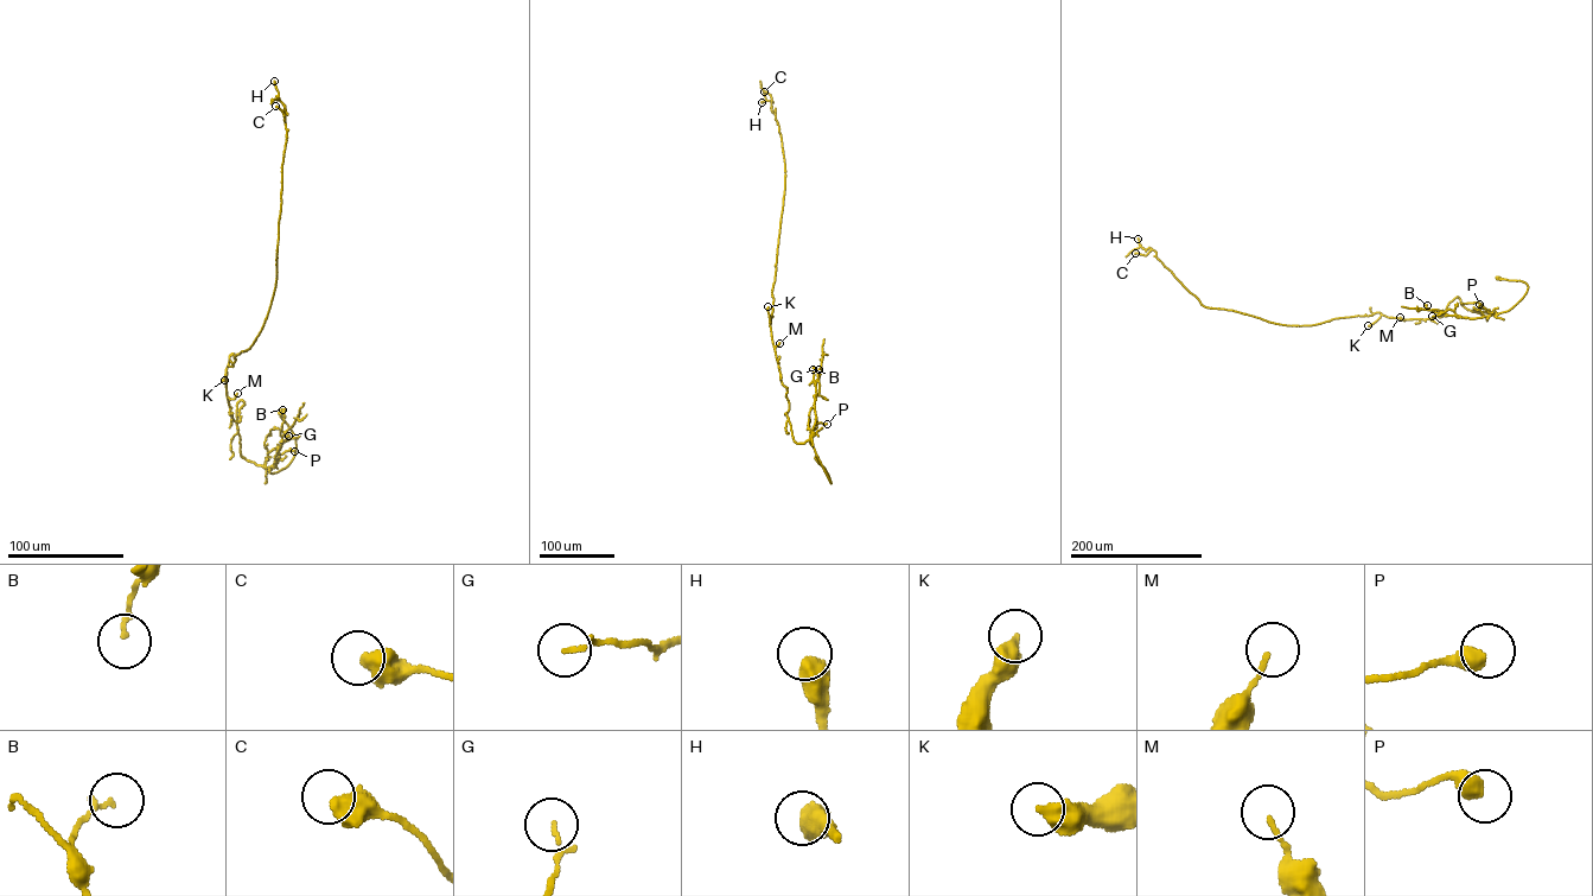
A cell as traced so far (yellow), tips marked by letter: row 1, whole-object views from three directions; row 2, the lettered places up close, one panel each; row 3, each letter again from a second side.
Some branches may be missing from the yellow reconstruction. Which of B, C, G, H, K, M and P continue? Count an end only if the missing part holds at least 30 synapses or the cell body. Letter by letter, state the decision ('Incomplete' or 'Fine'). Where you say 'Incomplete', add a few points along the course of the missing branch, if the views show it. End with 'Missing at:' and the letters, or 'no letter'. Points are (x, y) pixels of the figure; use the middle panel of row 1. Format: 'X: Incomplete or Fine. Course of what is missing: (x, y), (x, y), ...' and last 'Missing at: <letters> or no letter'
B: Fine
C: Fine
G: Fine
H: Fine
K: Fine
M: Fine
P: Fine
Missing at: no letter

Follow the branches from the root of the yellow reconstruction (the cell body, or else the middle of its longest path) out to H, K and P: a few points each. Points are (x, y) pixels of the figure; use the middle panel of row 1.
H: (816, 457), (830, 483), (784, 414), (770, 325), (785, 166), (775, 109), (762, 102)
K: (816, 457), (830, 483), (811, 440), (794, 439), (768, 306)
P: (816, 457), (830, 483), (810, 439), (814, 425), (827, 424)

